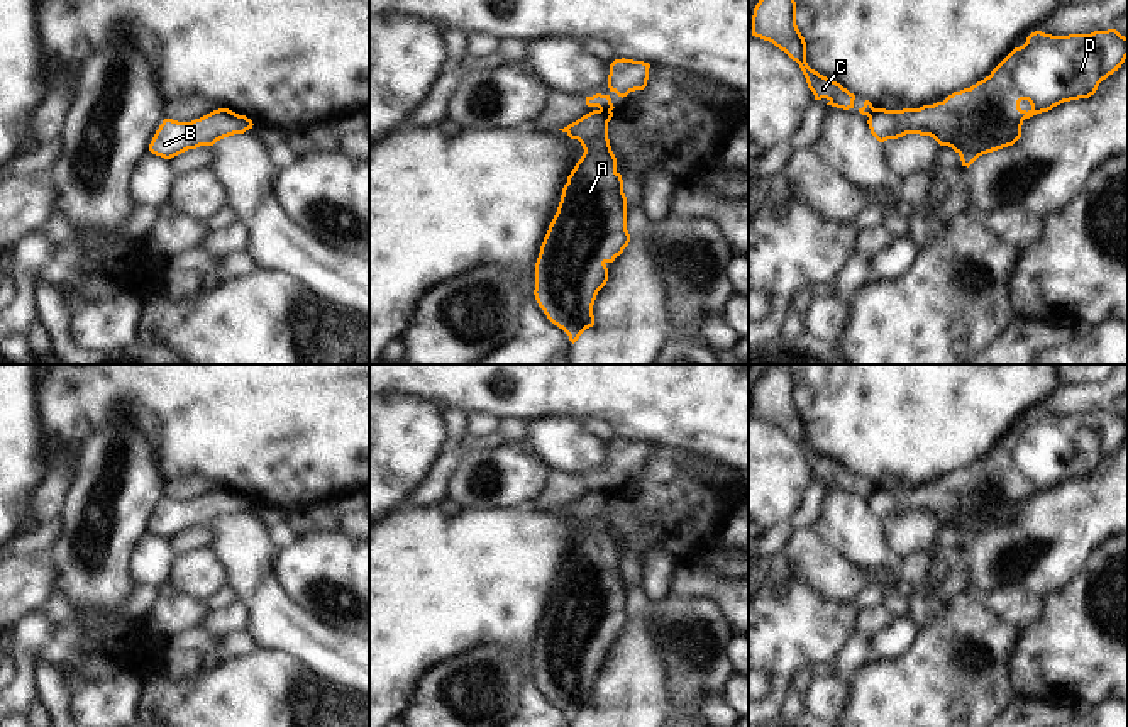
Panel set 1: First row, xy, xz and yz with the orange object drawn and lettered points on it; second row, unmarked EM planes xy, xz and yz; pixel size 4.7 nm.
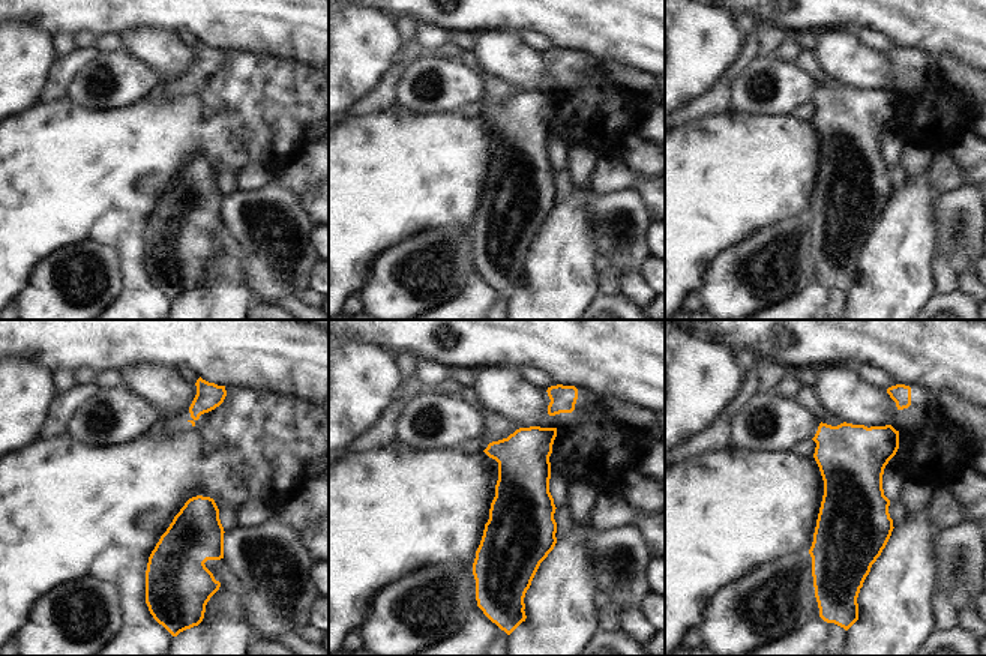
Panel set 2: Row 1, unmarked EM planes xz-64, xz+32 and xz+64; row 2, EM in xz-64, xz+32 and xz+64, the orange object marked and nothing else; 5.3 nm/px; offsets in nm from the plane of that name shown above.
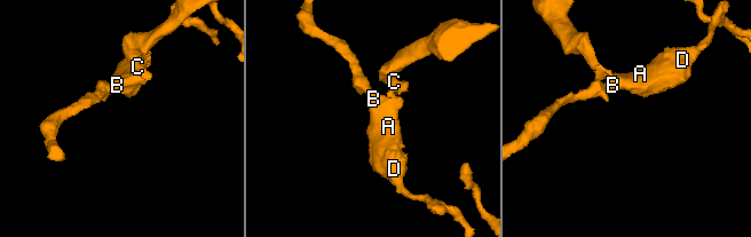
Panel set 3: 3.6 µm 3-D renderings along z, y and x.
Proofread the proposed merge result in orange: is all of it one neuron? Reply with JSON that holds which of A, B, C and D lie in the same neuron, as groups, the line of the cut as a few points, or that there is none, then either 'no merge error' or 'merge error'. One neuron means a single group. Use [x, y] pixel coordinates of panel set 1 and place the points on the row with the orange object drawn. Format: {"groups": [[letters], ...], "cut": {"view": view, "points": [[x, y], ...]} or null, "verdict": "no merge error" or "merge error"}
{"groups": [["A", "B", "D"], ["C"]], "cut": {"view": "xz", "points": [[600, 107], [610, 110]]}, "verdict": "merge error"}

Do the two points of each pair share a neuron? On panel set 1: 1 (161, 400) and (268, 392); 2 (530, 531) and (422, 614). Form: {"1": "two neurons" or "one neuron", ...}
{"1": "one neuron", "2": "one neuron"}

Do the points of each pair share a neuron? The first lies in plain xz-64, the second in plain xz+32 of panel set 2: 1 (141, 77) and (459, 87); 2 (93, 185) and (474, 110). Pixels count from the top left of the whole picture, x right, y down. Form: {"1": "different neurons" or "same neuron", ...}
{"1": "same neuron", "2": "different neurons"}

